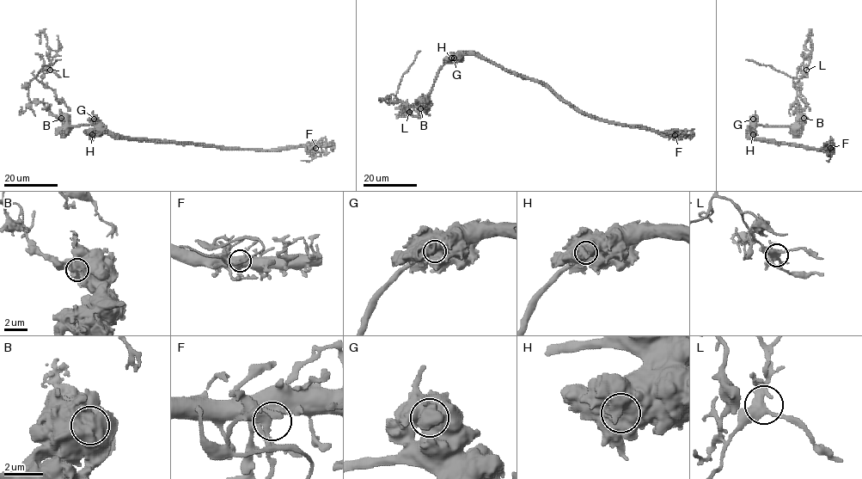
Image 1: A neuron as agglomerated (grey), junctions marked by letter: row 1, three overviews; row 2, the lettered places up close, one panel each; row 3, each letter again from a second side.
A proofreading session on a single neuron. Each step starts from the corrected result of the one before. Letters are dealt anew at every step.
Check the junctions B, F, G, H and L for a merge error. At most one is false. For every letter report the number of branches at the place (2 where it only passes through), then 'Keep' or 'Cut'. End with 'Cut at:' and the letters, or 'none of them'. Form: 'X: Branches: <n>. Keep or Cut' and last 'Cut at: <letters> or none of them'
B: Branches: 4. Cut
F: Branches: 3. Keep
G: Branches: 2. Keep
H: Branches: 2. Keep
L: Branches: 5. Keep
Cut at: B

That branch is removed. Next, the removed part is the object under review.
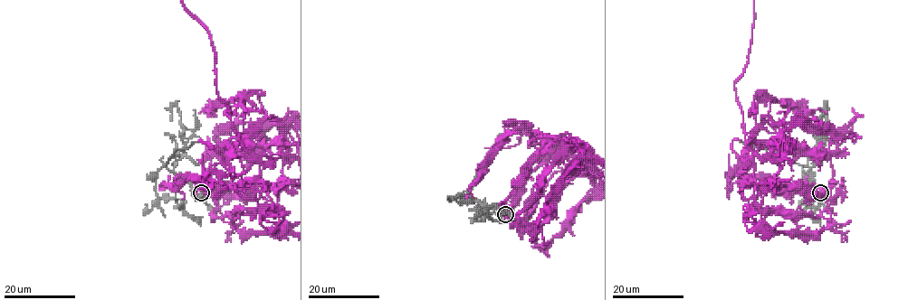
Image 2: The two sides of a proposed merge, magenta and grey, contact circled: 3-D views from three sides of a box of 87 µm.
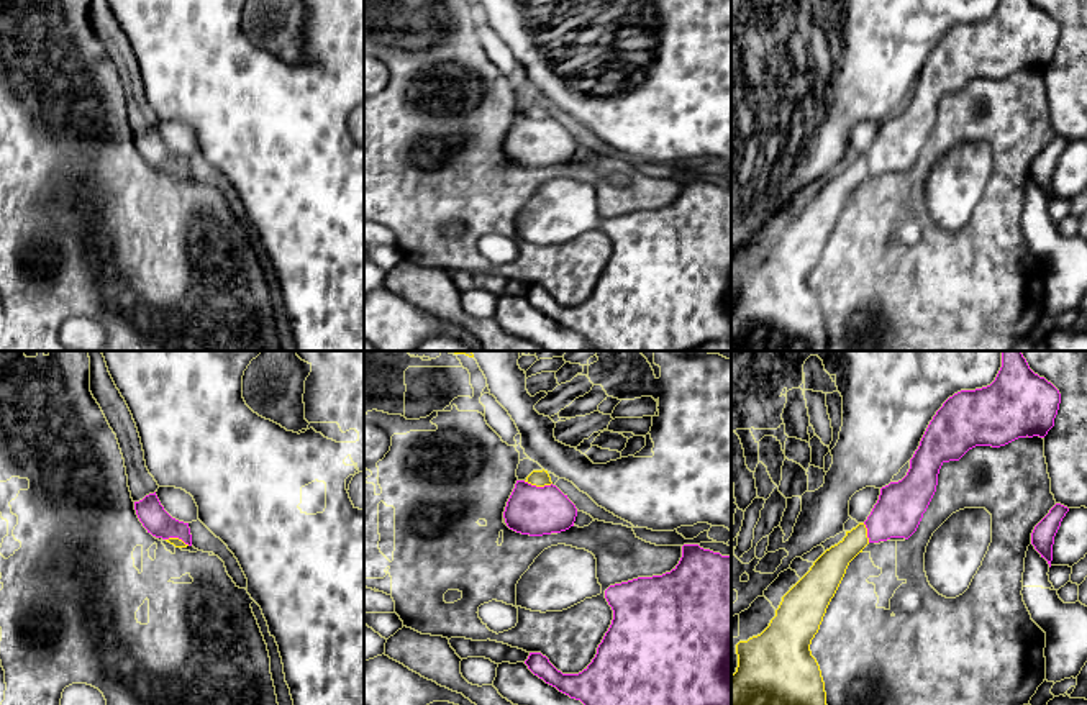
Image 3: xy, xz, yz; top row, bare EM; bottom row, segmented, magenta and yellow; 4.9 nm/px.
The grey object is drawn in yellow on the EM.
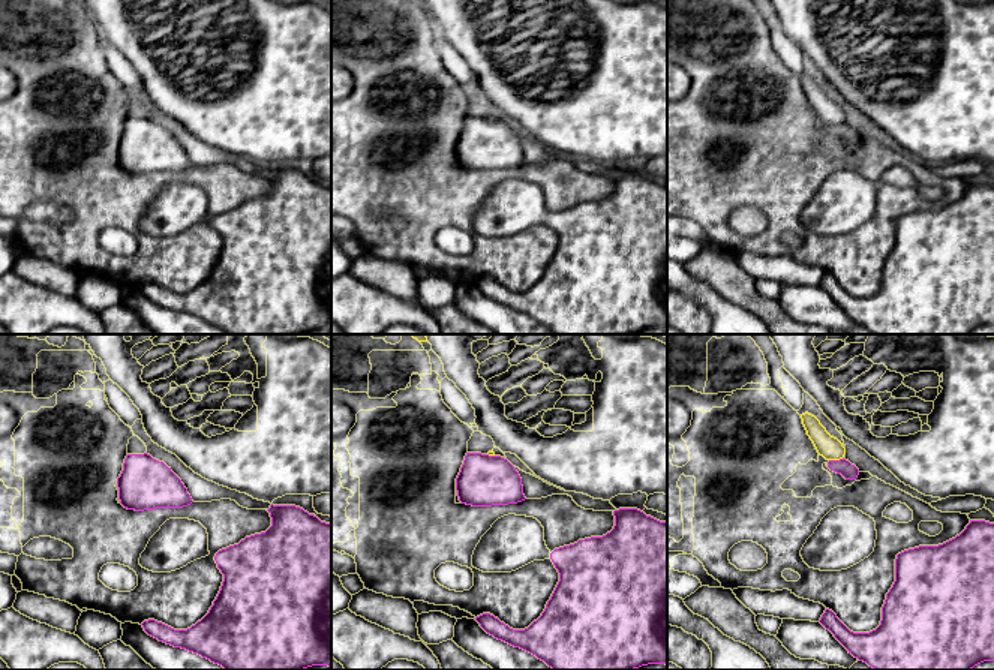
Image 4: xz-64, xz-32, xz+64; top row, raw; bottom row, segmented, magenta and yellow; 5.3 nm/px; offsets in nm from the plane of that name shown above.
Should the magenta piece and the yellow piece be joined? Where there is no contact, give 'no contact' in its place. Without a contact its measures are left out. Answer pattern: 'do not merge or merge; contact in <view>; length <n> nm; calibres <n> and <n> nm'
merge; contact in xz; length 140 nm; calibres 240 and 80 nm

